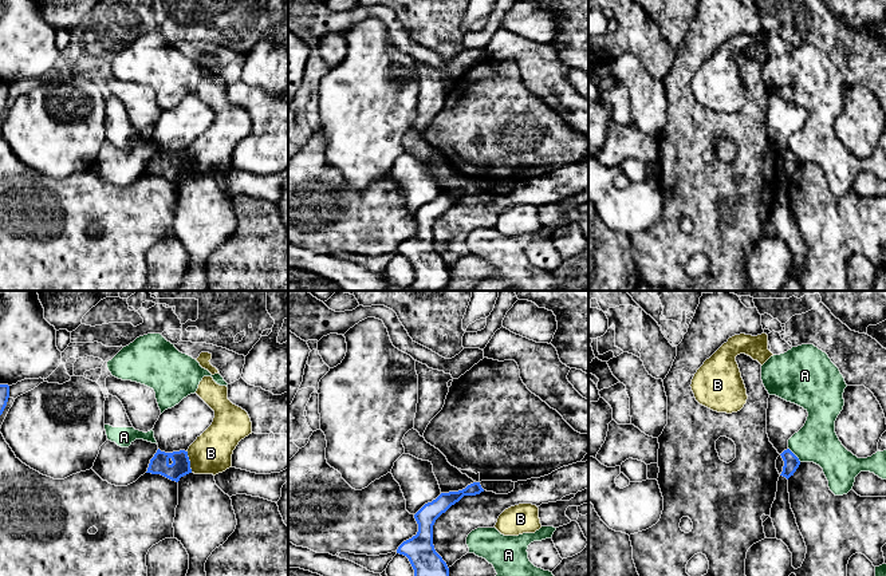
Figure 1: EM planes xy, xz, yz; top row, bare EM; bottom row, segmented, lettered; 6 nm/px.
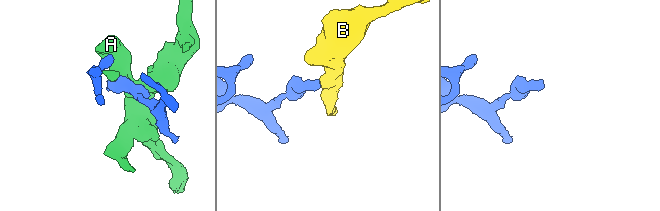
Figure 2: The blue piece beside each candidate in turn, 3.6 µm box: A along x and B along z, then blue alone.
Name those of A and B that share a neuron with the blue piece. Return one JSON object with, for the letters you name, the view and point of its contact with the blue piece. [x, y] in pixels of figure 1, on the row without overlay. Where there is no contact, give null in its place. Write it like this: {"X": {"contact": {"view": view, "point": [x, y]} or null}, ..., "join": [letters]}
{"join": []}

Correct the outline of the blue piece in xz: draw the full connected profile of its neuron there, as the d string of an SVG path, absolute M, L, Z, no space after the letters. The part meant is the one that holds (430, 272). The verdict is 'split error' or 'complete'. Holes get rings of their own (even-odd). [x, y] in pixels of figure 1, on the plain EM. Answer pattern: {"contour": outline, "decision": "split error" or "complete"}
{"contour": "M473 182L458 192L441 193L432 202L425 204L414 218L418 232L403 241L397 253L409 259L414 269L414 291L441 291L449 281L449 268L433 245L433 225L436 220L464 196L476 196L484 192L480 182Z", "decision": "complete"}

